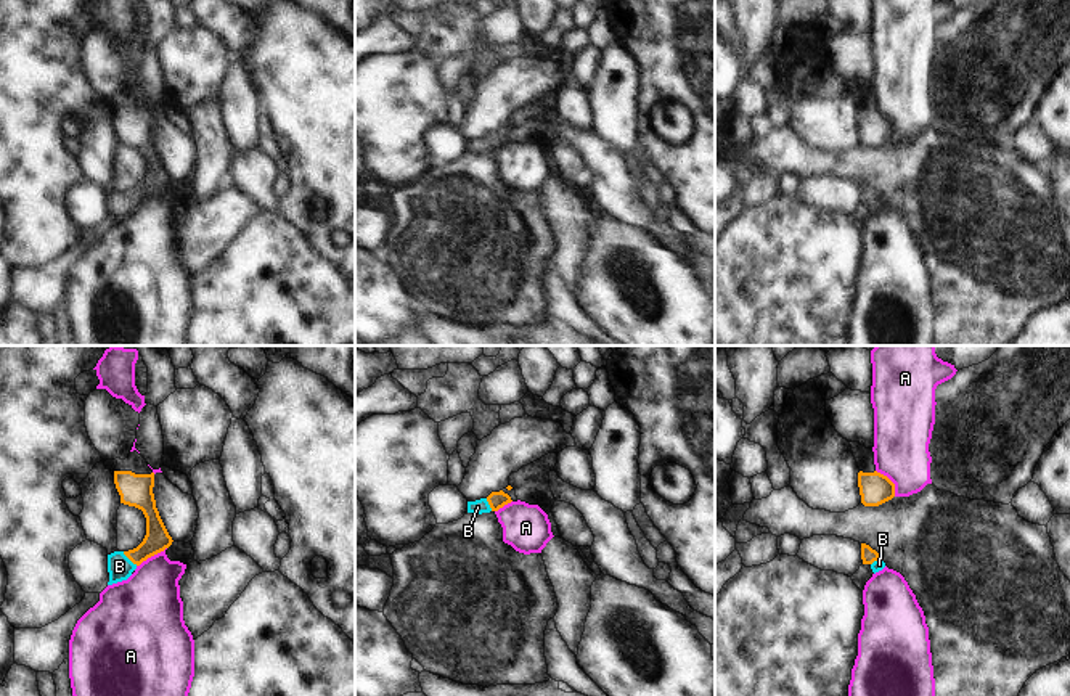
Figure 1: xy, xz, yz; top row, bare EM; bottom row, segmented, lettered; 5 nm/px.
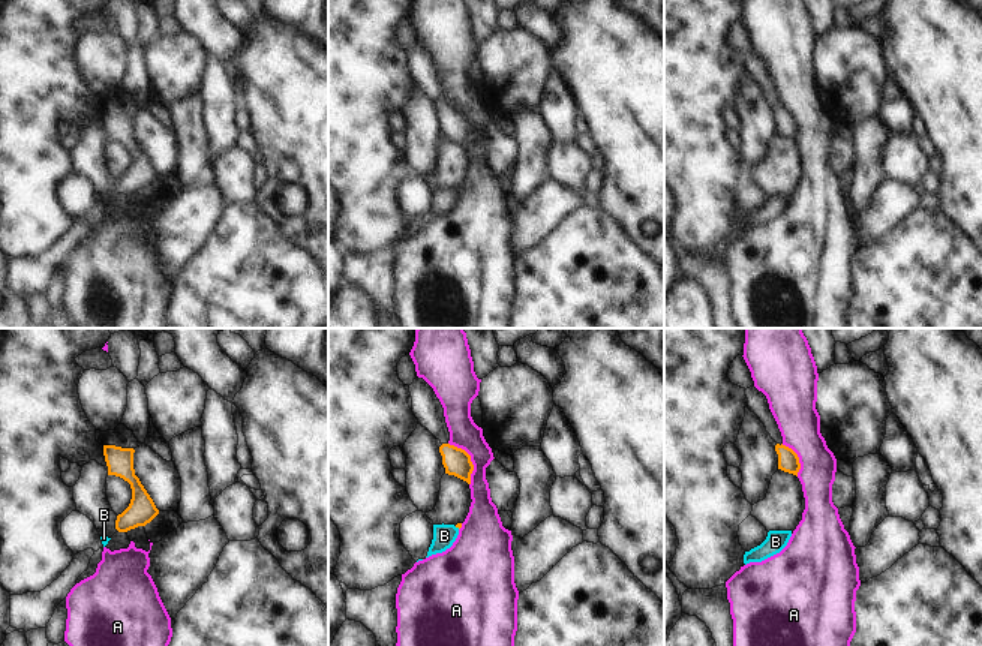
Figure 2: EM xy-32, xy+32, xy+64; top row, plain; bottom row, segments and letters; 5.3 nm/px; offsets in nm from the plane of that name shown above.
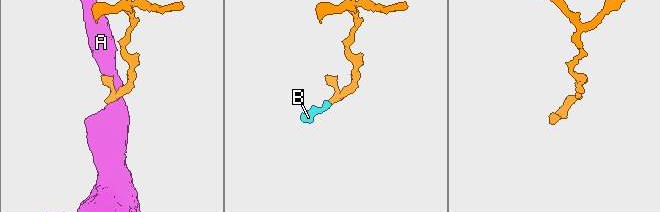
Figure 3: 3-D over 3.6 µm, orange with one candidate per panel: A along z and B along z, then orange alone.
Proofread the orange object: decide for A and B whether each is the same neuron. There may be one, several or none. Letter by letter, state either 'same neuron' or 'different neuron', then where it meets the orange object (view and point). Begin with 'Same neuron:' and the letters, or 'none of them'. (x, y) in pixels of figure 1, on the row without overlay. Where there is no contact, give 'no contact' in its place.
Same neuron: B
A: different neuron; meets orange in yz at (890, 121)
B: same neuron; meets orange in xy at (130, 200)

